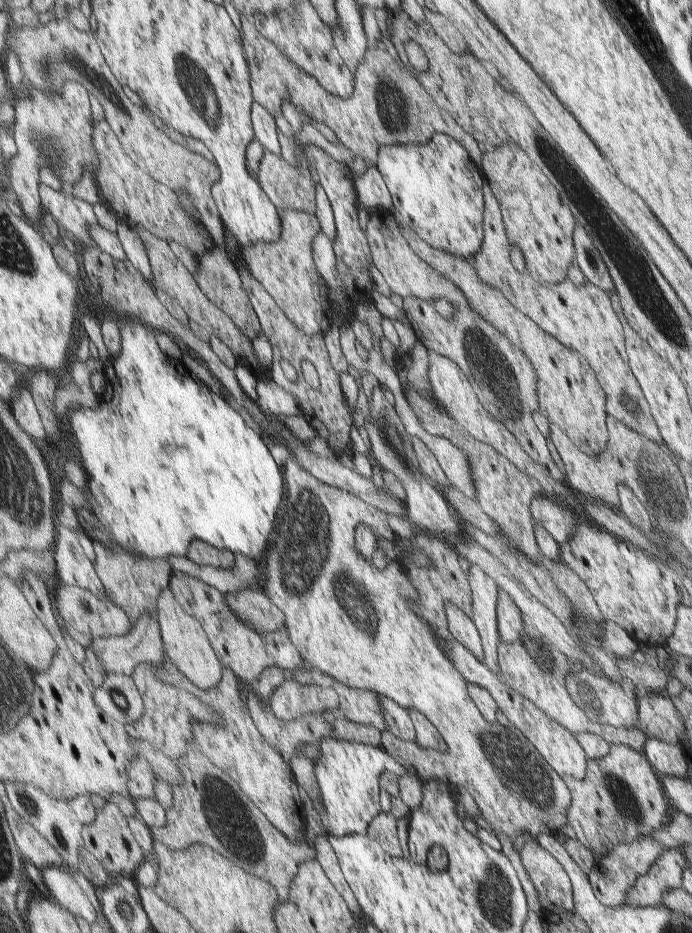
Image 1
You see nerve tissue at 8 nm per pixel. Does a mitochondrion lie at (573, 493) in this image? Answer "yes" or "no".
no

